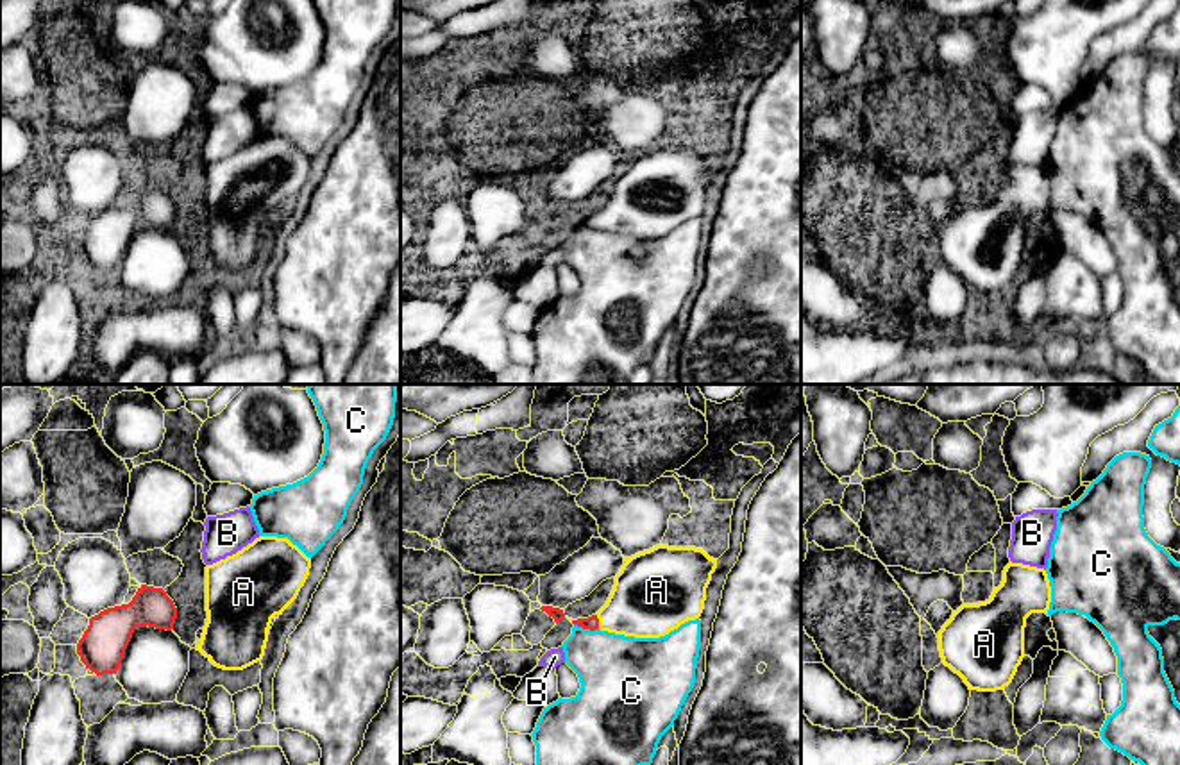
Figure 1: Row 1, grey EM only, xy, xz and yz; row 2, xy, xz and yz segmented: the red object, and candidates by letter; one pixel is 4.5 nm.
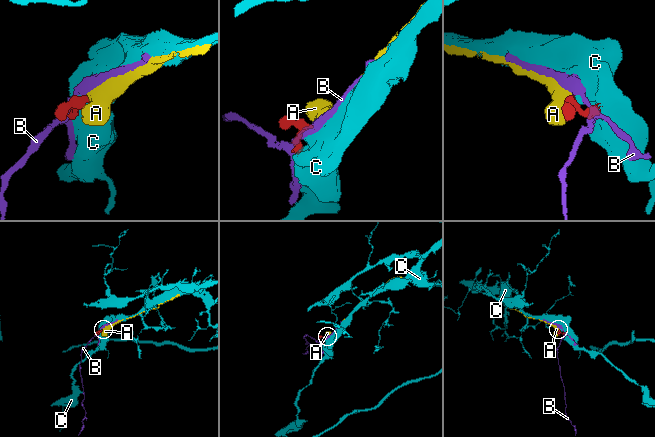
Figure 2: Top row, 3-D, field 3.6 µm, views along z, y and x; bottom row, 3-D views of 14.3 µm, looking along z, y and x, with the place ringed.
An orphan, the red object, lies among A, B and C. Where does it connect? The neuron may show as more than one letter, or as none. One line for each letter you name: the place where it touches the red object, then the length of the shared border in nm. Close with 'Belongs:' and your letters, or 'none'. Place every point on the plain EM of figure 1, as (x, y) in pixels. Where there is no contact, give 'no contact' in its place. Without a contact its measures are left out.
A: contact xz (598, 220); length 70 nm
Belongs: A

